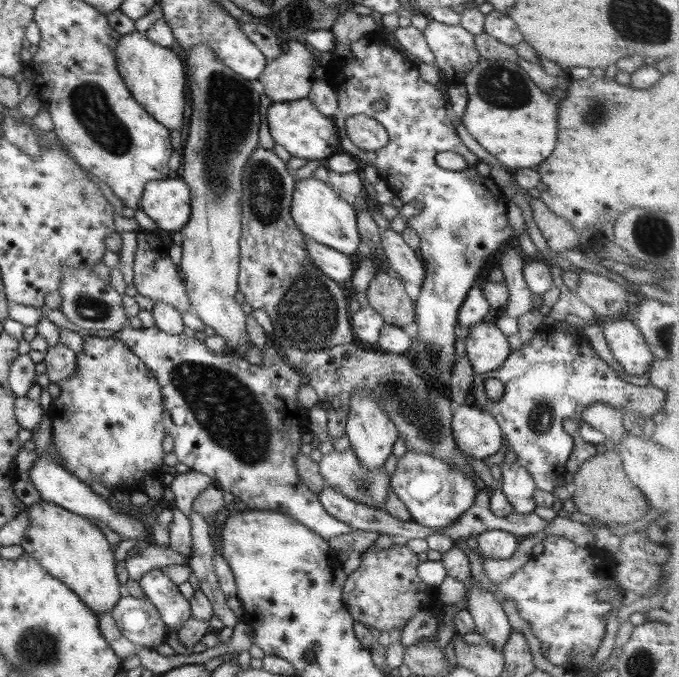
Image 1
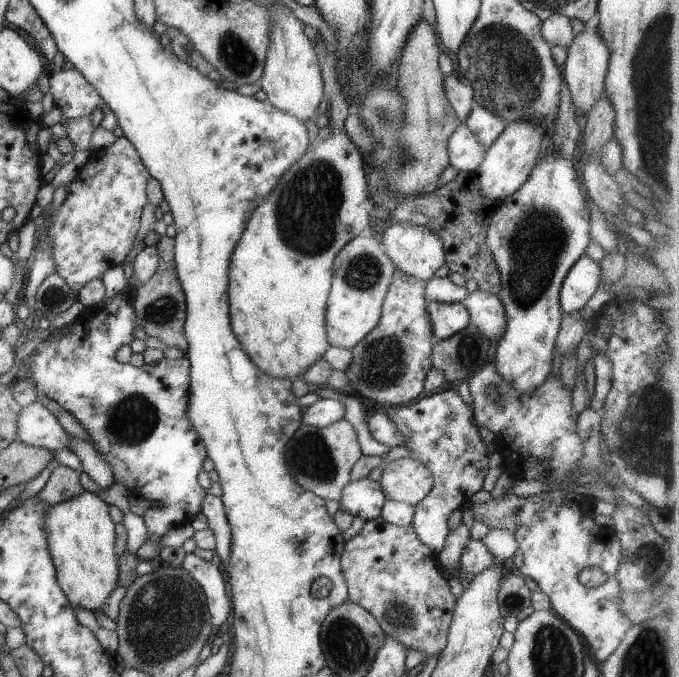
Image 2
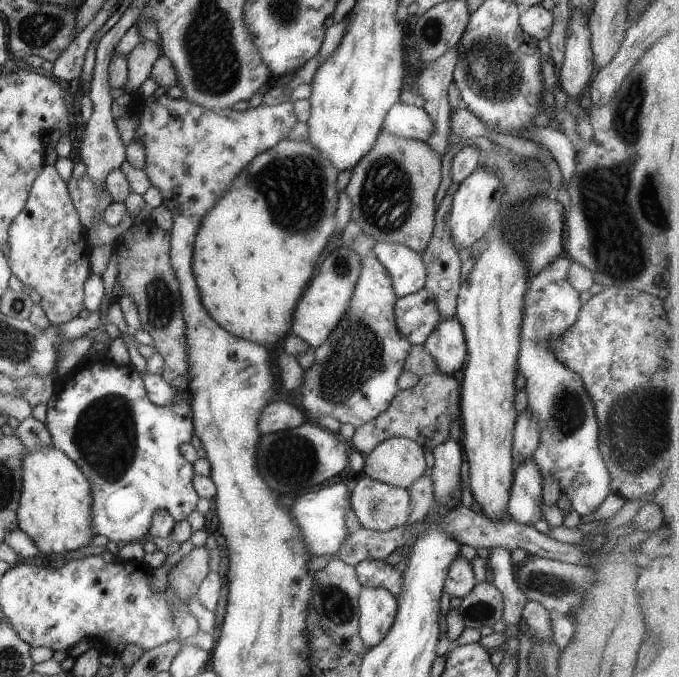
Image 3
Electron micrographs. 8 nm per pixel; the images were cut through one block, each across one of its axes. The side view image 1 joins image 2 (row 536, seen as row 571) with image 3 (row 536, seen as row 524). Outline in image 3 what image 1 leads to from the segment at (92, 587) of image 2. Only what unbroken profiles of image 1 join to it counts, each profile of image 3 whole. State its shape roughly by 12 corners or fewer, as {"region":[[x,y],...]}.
{"region":[[52,444],[21,463],[17,528],[45,557],[86,546],[91,489]]}

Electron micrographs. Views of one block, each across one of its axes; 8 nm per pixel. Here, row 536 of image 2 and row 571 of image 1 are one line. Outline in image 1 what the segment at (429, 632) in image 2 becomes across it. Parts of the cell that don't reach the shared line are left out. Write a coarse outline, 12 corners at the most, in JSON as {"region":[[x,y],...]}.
{"region":[[404,542],[374,544],[346,576],[351,619],[392,634],[442,605]]}

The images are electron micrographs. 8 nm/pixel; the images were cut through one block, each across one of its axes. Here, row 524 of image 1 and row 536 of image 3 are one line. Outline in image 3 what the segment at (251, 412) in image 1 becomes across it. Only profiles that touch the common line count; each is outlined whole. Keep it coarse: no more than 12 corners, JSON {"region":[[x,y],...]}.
{"region":[[351,482],[322,486],[289,507],[311,556],[348,535]]}

